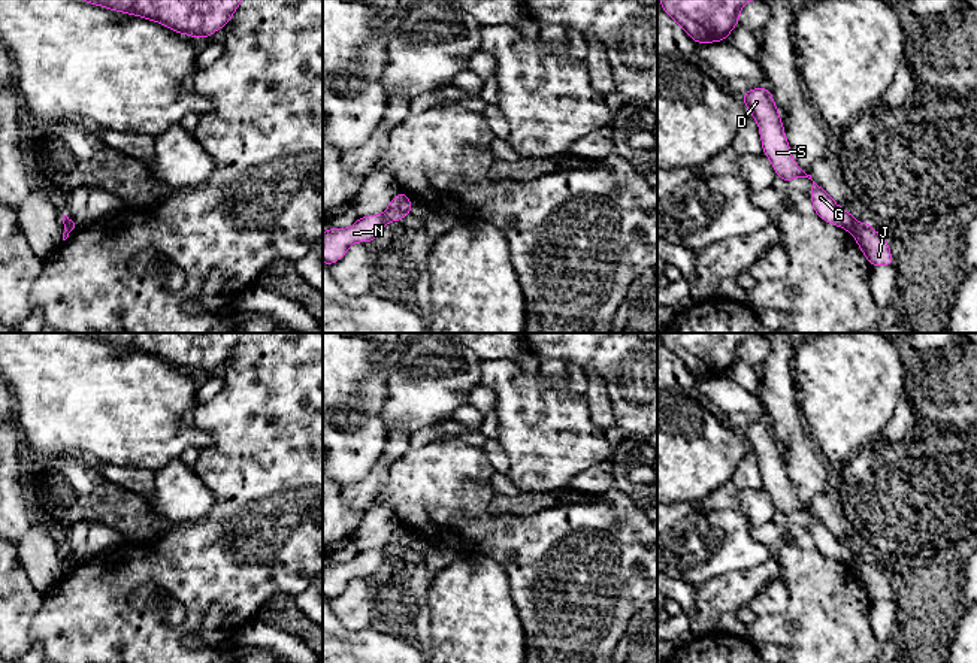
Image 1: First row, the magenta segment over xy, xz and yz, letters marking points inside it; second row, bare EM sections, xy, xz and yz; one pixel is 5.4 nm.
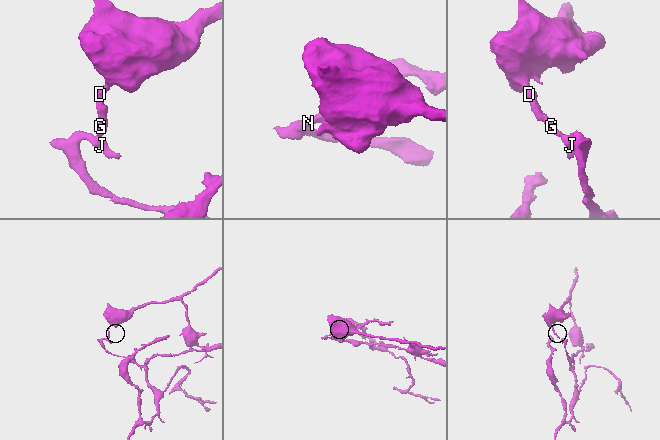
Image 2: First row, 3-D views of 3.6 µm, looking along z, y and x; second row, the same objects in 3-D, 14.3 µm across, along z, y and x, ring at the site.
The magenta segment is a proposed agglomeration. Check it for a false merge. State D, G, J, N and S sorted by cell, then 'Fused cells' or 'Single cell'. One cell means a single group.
Groups: D G S / J N. Fused cells

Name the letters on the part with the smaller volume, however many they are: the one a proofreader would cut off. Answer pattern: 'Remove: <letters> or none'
Remove: J, N

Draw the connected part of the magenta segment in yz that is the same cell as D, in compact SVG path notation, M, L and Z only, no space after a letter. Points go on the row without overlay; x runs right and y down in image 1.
M769 423L748 424L741 435L750 443L750 449L759 460L763 488L771 496L777 511L784 517L795 512L811 514L811 509L807 509L792 491L784 460L781 458L781 452Z

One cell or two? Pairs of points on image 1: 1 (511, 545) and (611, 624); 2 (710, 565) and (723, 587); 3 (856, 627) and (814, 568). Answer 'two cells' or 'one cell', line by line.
1: one cell
2: two cells
3: one cell

